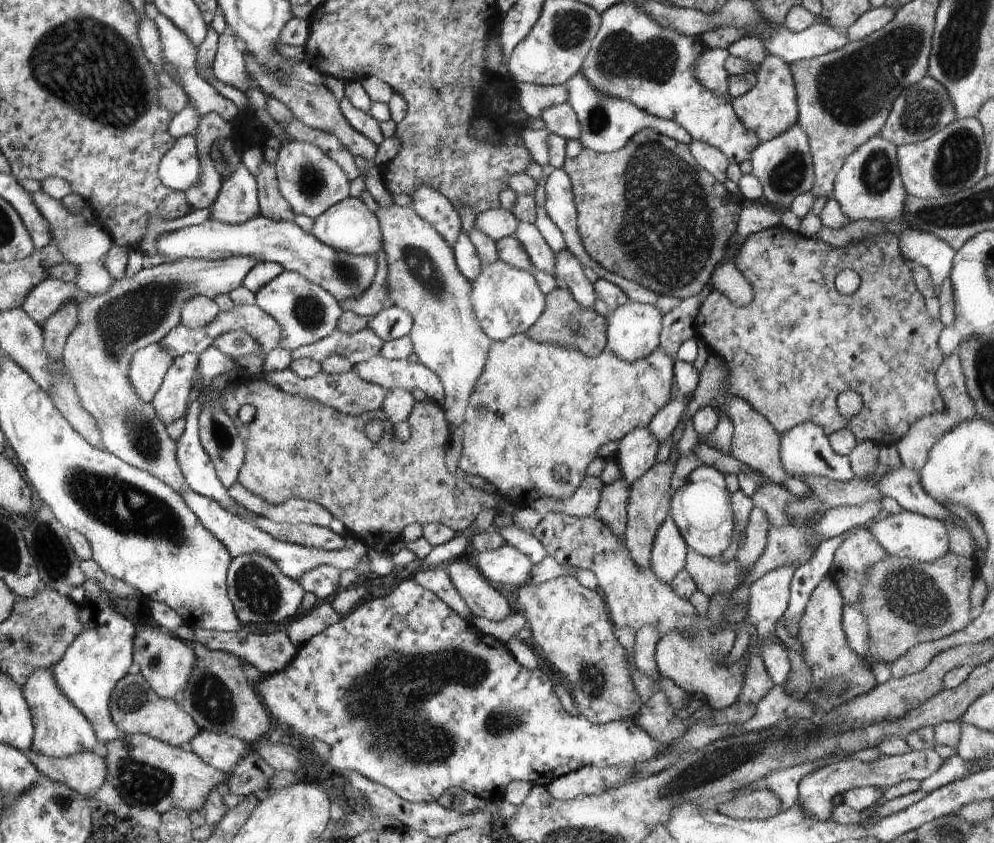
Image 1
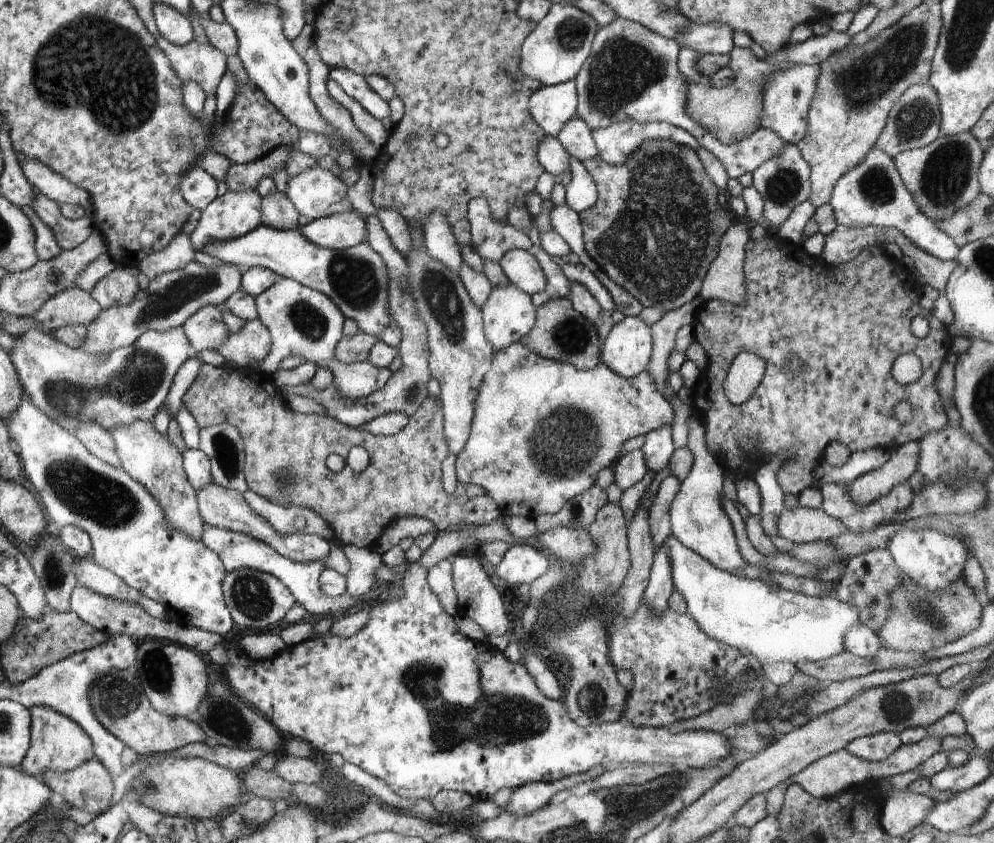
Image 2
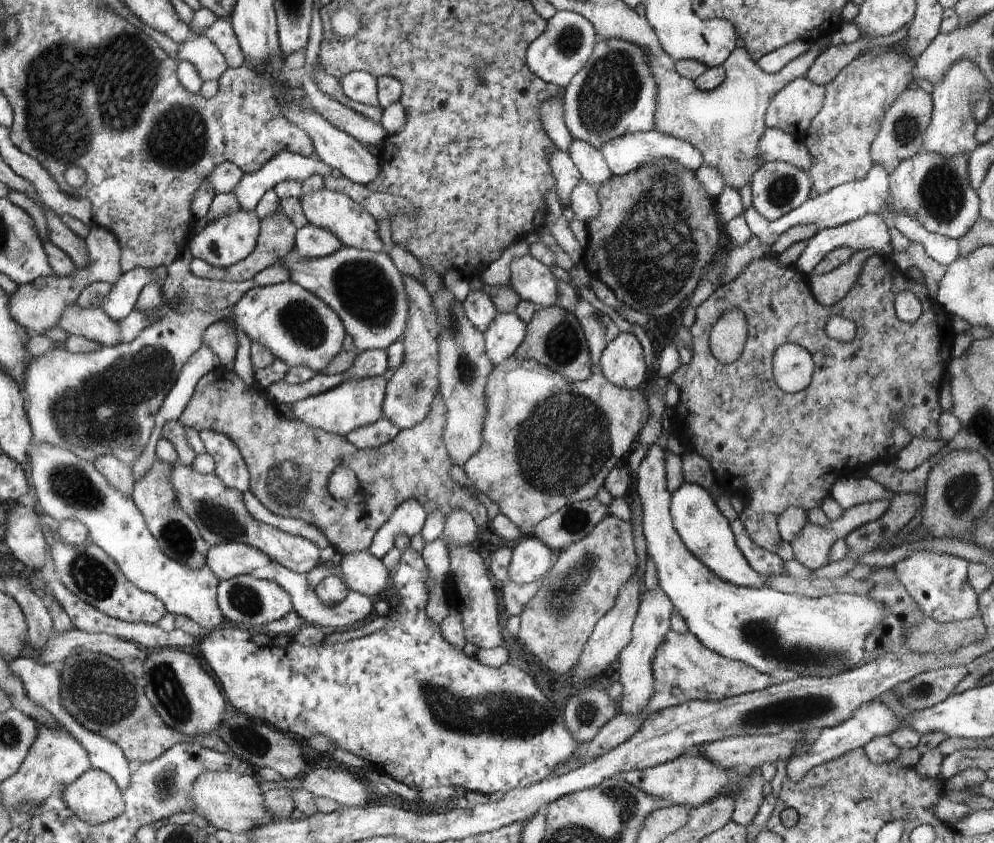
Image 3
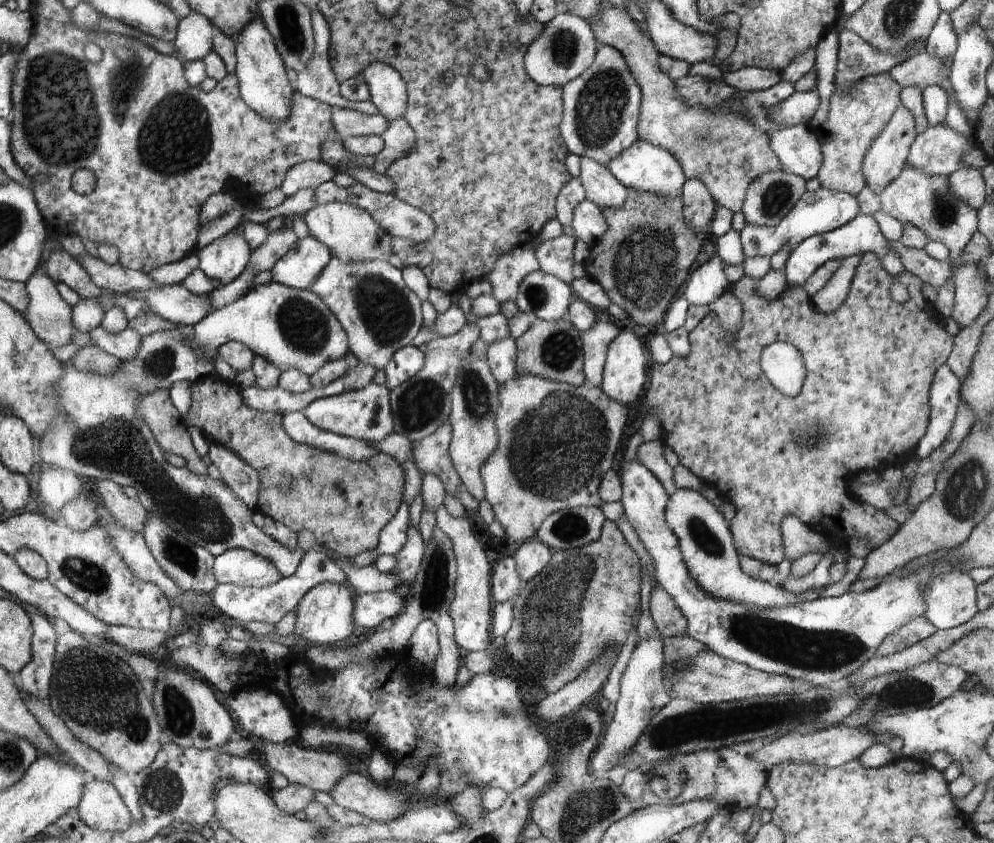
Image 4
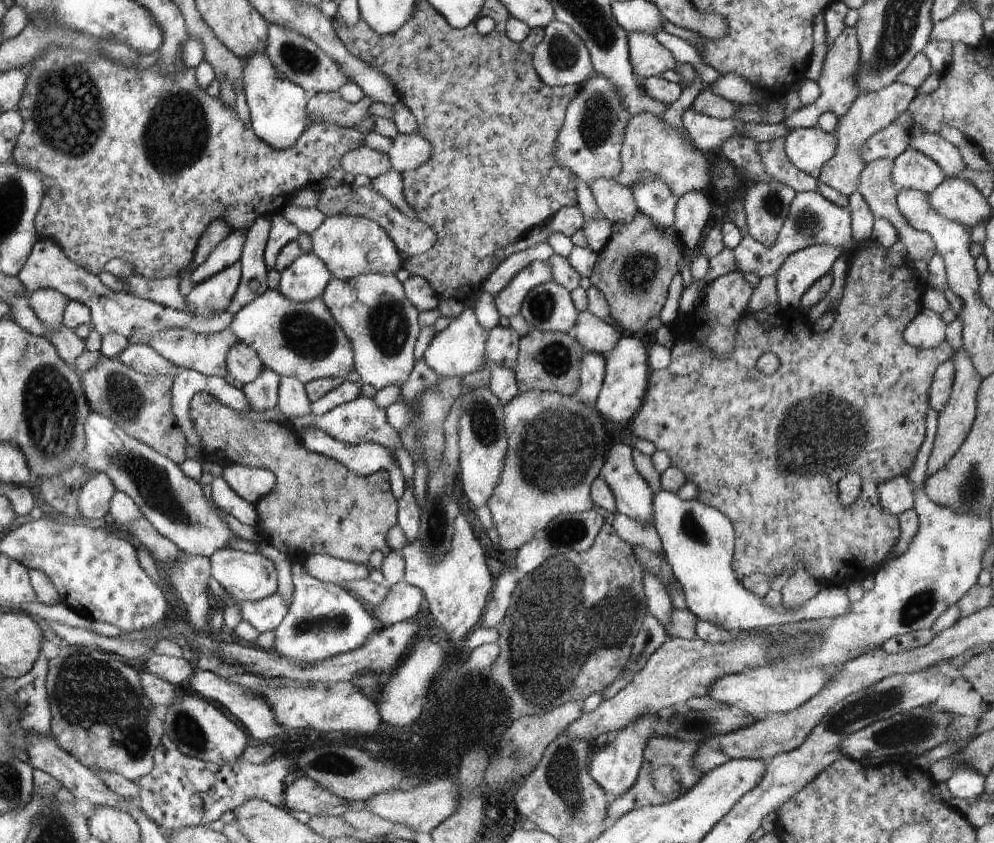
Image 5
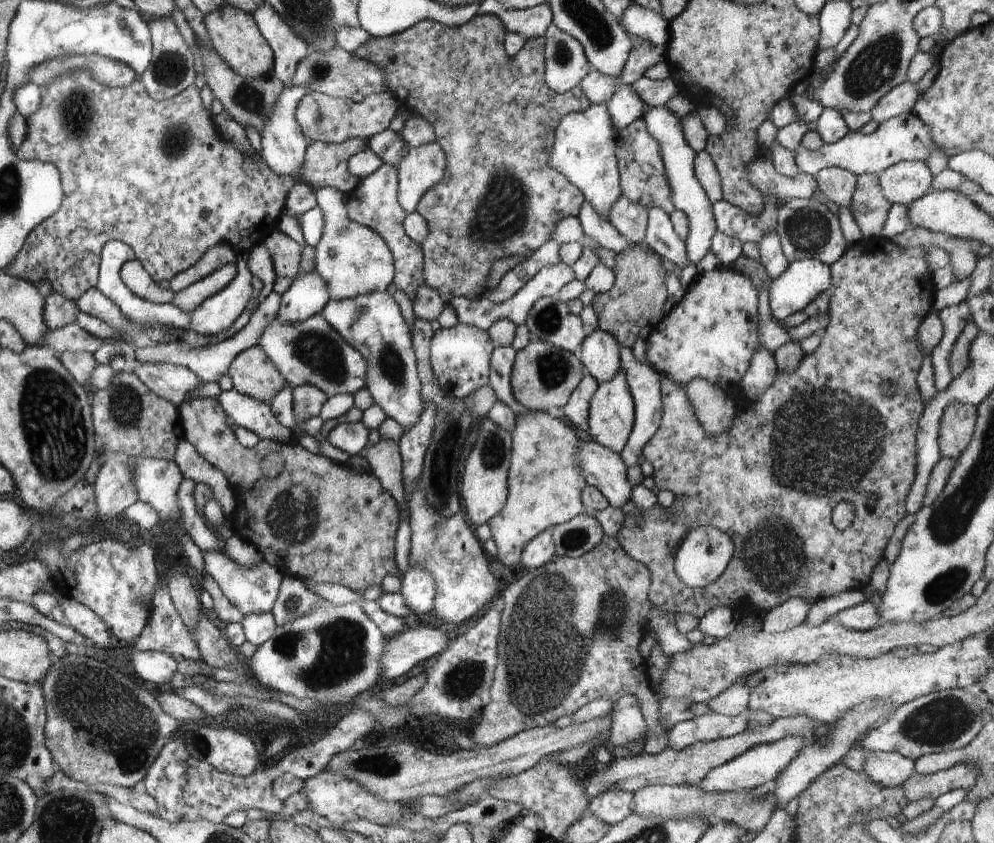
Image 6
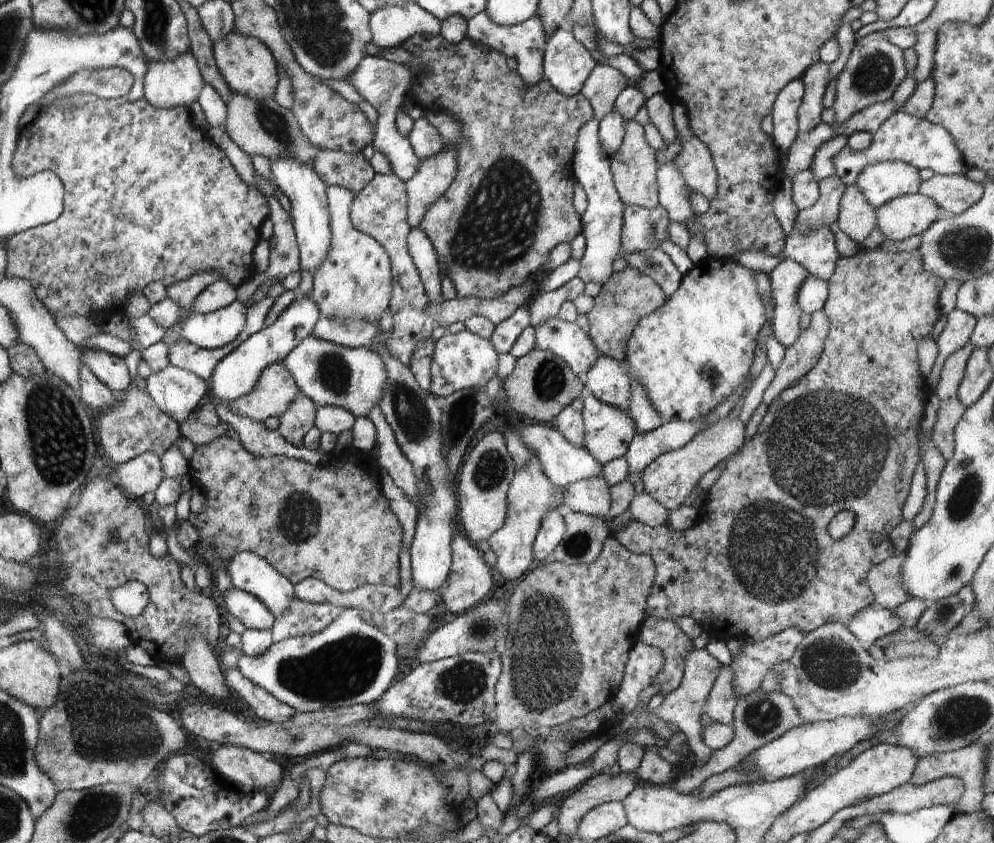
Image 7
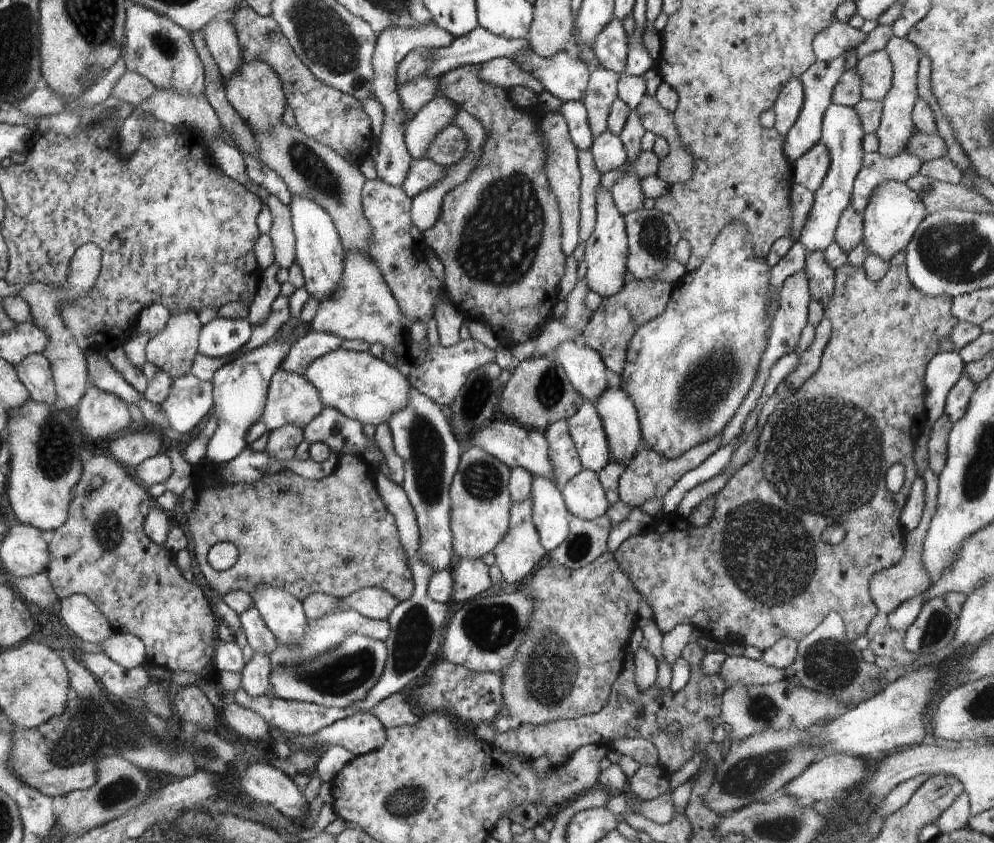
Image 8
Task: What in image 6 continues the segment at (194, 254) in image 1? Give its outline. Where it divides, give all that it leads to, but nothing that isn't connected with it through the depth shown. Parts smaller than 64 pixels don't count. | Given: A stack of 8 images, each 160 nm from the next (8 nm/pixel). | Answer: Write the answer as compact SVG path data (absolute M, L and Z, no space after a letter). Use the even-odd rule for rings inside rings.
M374 291L353 299L330 300L320 315L365 358L366 388L375 404L381 407L387 417L398 423L403 432L413 429L421 419L425 406L410 331L394 297L386 291Z

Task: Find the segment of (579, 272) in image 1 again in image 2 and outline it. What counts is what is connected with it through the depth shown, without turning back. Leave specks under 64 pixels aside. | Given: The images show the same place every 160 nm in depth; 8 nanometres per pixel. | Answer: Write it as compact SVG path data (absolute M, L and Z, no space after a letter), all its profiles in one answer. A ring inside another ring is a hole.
M571 283L570 288L569 299L574 310L594 325L603 344L615 325L614 321L612 321L612 312L604 310L582 285Z

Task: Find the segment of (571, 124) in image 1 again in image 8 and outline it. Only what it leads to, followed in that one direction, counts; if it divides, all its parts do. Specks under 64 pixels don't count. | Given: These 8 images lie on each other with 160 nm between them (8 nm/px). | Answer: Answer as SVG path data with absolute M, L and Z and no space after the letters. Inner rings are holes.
M640 208L624 215L627 241L629 277L637 281L650 281L668 262L675 259L675 248L680 242L681 234L674 219L658 209Z

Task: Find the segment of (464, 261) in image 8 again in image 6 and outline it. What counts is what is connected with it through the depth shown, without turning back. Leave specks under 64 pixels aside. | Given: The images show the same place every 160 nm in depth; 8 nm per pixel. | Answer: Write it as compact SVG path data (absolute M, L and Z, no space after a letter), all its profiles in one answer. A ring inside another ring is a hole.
M476 15L466 24L452 28L436 21L425 20L389 37L378 38L371 36L367 45L361 46L354 52L356 56L376 63L387 74L387 87L395 94L395 98L399 100L401 107L406 107L410 112L423 116L432 125L436 137L435 142L445 152L447 160L445 175L434 189L430 189L422 196L416 207L416 211L424 217L429 228L429 236L421 244L425 284L437 290L445 303L448 302L448 299L451 300L452 297L474 299L486 295L493 261L497 259L510 259L516 255L529 257L535 250L538 250L538 247L542 247L545 243L551 241L556 225L563 218L577 217L580 205L585 202L580 189L576 188L574 183L566 178L566 175L563 175L549 165L549 156L553 149L556 129L562 118L567 114L586 110L591 105L591 102L580 90L580 87L574 87L572 90L562 94L553 91L545 83L545 36L538 37L535 40L528 40L520 49L520 52L514 58L510 58L505 54L504 48L506 33L507 30L503 28L500 19L494 15Z

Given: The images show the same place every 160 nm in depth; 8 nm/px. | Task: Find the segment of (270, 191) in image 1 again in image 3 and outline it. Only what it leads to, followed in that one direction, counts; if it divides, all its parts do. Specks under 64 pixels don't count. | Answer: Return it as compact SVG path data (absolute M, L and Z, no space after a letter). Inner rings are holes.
M279 208L277 212L268 215L261 221L261 229L257 238L257 245L250 256L247 256L244 260L241 260L239 263L233 264L228 268L213 267L202 259L193 258L189 264L190 272L198 278L210 279L211 281L216 282L224 281L233 283L253 279L264 269L280 264L285 256L291 253L291 250L294 249L296 233L297 228L283 213L283 210Z

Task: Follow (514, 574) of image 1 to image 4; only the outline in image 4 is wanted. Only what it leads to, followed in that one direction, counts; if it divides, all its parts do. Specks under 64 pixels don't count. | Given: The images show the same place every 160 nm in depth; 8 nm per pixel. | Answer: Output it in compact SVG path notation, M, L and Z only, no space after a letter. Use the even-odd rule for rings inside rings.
M536 538L524 542L513 556L520 578L533 582L533 576L540 575L550 562L551 554L552 550Z

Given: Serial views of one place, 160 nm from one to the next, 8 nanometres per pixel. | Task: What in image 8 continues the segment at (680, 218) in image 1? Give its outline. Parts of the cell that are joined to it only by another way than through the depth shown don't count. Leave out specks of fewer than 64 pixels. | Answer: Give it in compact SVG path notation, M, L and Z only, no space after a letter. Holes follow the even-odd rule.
M629 277L618 294L602 299L601 306L591 316L580 336L581 344L598 352L605 367L621 376L632 337L641 326L654 320L666 310L673 288L673 283L668 281L660 279L637 281Z

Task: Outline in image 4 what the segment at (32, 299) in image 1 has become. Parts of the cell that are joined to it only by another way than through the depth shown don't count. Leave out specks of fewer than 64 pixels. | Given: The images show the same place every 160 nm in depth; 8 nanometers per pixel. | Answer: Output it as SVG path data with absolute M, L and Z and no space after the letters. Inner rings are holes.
M97 326L89 333L97 347L115 356L121 362L128 362L137 357L141 347L141 340L143 339L136 331L130 328L113 335L107 333L101 326Z

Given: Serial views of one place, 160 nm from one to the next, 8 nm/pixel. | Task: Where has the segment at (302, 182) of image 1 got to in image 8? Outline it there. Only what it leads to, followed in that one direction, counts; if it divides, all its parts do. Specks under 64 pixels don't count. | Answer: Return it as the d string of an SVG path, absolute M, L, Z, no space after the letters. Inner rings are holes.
M346 251L341 284L336 293L318 305L309 330L339 336L341 339L364 340L368 344L380 344L395 356L395 367L402 372L414 389L418 389L439 405L449 406L461 392L467 374L476 367L495 360L495 349L474 339L445 347L417 341L410 337L405 318L381 275L377 263L368 253Z

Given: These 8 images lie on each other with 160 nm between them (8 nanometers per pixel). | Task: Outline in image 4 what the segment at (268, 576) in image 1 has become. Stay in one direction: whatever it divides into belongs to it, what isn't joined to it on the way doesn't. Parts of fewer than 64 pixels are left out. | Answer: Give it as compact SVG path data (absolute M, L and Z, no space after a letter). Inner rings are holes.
M308 550L303 554L297 571L289 577L281 577L270 586L241 587L238 585L217 584L213 590L211 604L230 618L238 618L242 624L257 620L266 622L266 624L275 624L280 622L288 612L292 612L297 607L300 599L313 587L323 582L348 584L347 574L332 559L325 554L315 550Z

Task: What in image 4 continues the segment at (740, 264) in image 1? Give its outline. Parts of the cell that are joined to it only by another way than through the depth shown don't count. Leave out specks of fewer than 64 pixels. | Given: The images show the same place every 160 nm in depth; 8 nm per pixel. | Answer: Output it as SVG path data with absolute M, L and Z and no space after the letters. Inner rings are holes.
M872 253L861 255L852 279L851 290L844 304L832 314L822 314L817 311L811 298L805 293L803 287L788 287L772 301L766 301L755 292L757 280L744 276L738 282L730 285L730 292L741 300L743 315L741 325L734 333L726 332L714 311L710 311L699 324L689 332L691 346L688 356L683 363L672 362L665 368L661 364L652 363L650 374L650 388L642 398L642 412L644 416L652 414L660 422L661 438L666 446L670 447L679 458L679 464L684 465L692 474L706 482L720 494L722 501L726 500L735 506L734 518L731 518L729 529L733 534L733 541L737 553L745 557L756 559L761 563L777 566L785 558L783 553L783 538L781 535L781 522L787 516L796 516L819 533L822 533L833 546L844 549L844 543L851 539L859 539L865 543L871 543L876 549L891 539L900 528L900 524L890 518L886 511L874 508L870 503L866 504L856 500L850 493L850 478L853 474L862 471L881 472L886 467L901 468L909 458L915 455L916 447L920 439L926 434L929 425L930 403L929 390L933 381L935 370L947 362L947 358L953 349L953 336L948 334L950 323L940 318L922 292L923 282L914 274L905 270L901 275L893 277L888 274L880 263L880 259ZM894 282L904 284L908 289L910 299L903 304L892 301L890 297L890 285ZM776 342L790 343L795 346L803 356L804 366L807 370L806 382L802 385L798 396L789 397L780 392L764 374L760 368L761 352L768 345Z

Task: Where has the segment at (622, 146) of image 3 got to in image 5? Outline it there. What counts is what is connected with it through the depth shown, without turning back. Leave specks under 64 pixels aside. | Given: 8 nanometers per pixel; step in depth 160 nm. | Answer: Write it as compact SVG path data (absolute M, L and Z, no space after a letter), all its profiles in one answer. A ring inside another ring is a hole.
M647 179L631 187L640 213L650 217L653 225L664 233L672 233L678 199L662 181Z

